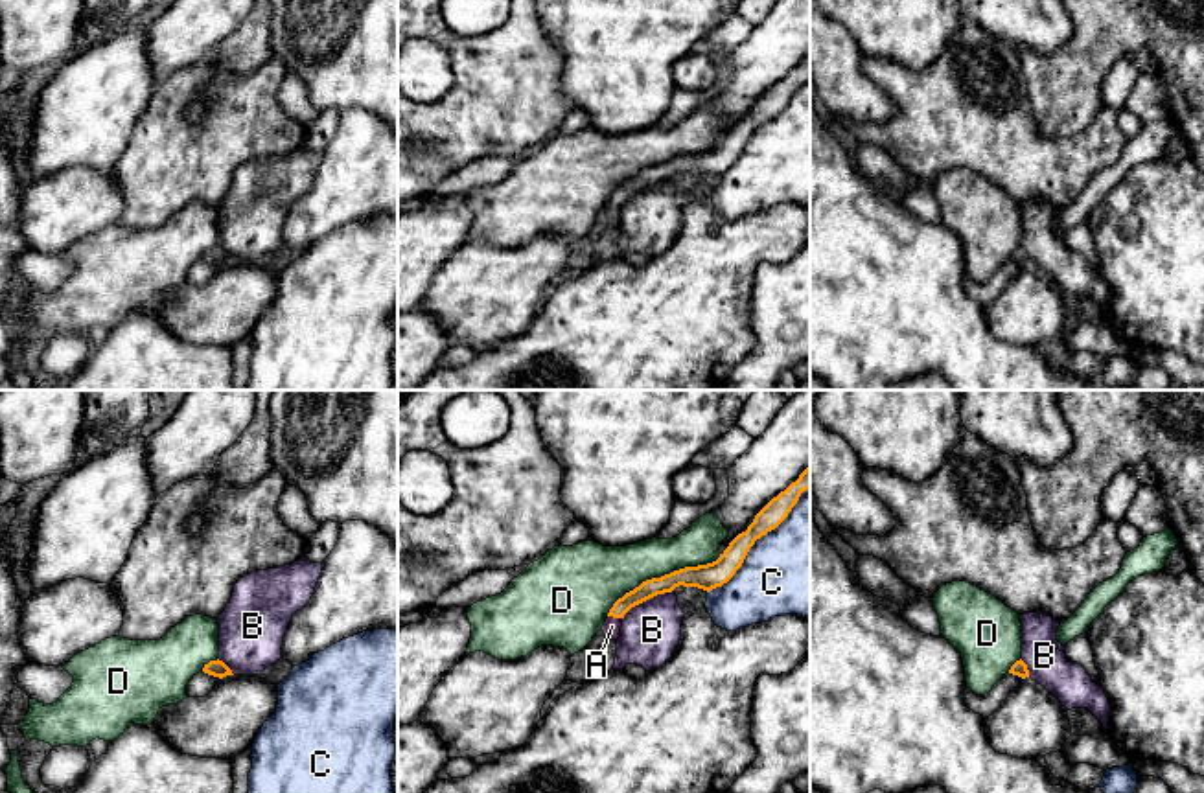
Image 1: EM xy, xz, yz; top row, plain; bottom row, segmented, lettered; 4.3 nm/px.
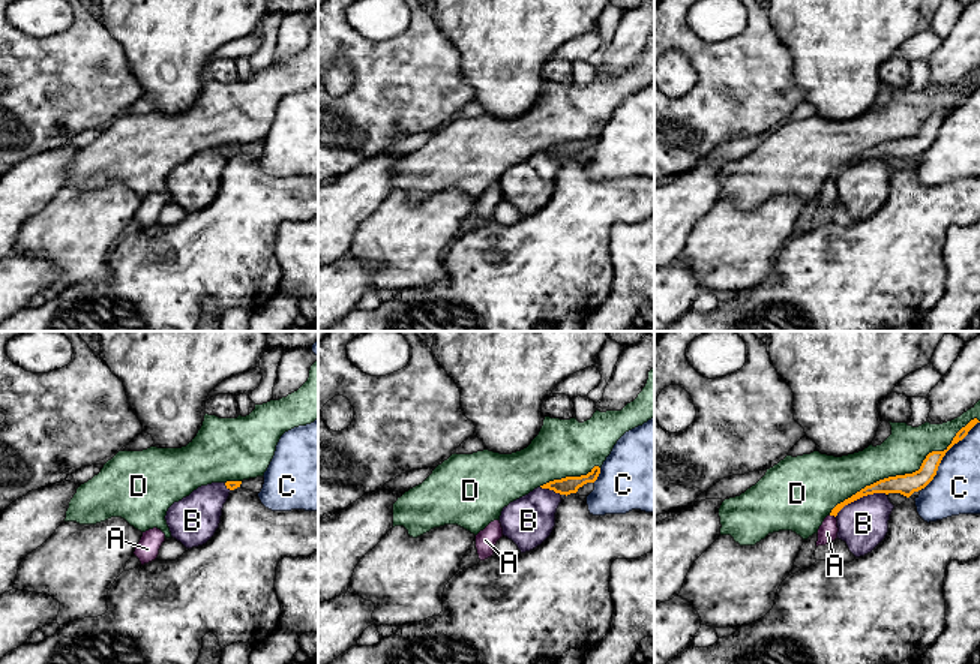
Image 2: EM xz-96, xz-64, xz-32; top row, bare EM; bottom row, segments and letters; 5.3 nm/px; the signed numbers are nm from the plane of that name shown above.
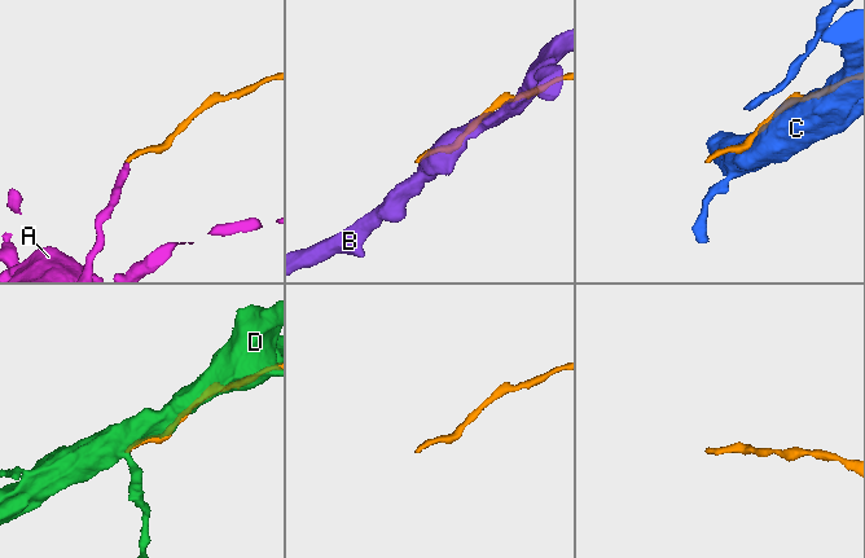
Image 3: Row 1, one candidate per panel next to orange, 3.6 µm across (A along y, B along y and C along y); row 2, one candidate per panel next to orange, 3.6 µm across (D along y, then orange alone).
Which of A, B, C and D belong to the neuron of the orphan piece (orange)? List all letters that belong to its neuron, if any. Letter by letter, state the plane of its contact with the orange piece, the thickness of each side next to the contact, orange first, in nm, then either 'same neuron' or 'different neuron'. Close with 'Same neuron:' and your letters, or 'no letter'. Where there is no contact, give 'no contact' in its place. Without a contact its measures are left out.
A: meets orange in xz; 80 nm thick on the orange side, 80 nm on the other; same neuron
B: meets orange in xz; 100 nm thick on the orange side, 260 nm on the other; different neuron
C: meets orange in xz; 110 nm thick on the orange side, 420 nm on the other; different neuron
D: meets orange in xz; 120 nm thick on the orange side, 240 nm on the other; different neuron
Same neuron: A

